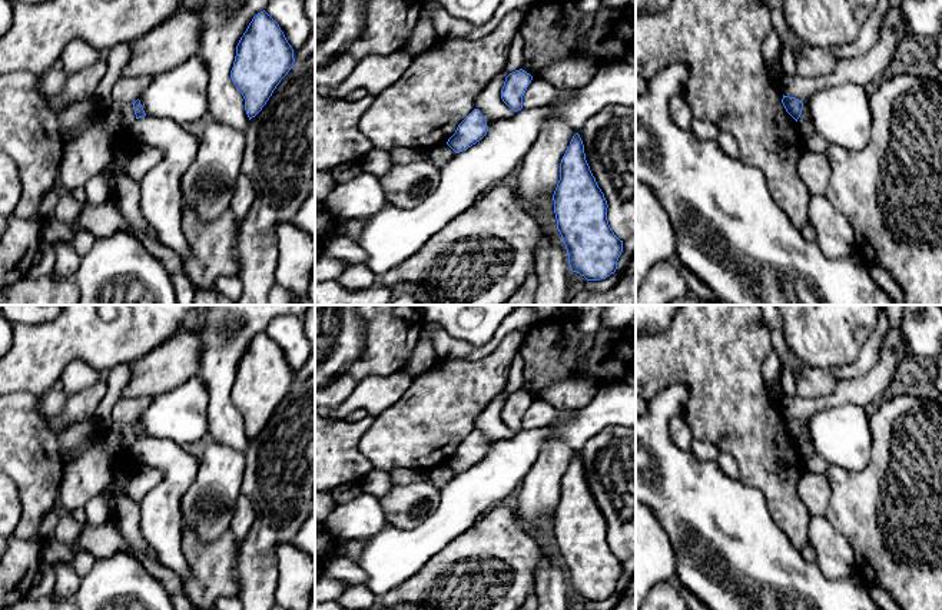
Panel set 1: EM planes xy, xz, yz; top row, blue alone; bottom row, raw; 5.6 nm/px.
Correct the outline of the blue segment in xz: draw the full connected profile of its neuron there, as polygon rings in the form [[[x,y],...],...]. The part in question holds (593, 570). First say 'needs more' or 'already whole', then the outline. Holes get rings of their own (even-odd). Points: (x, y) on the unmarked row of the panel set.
already whole; [[[576,454],[560,484],[560,501],[553,515],[557,550],[564,561],[570,591],[587,601],[606,600],[617,590],[623,561],[611,551],[607,541],[607,521],[586,481],[584,465]]]

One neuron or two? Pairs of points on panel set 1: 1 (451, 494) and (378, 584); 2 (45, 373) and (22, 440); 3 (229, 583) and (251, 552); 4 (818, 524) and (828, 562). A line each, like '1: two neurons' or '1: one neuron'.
1: one neuron
2: two neurons
3: two neurons
4: one neuron

